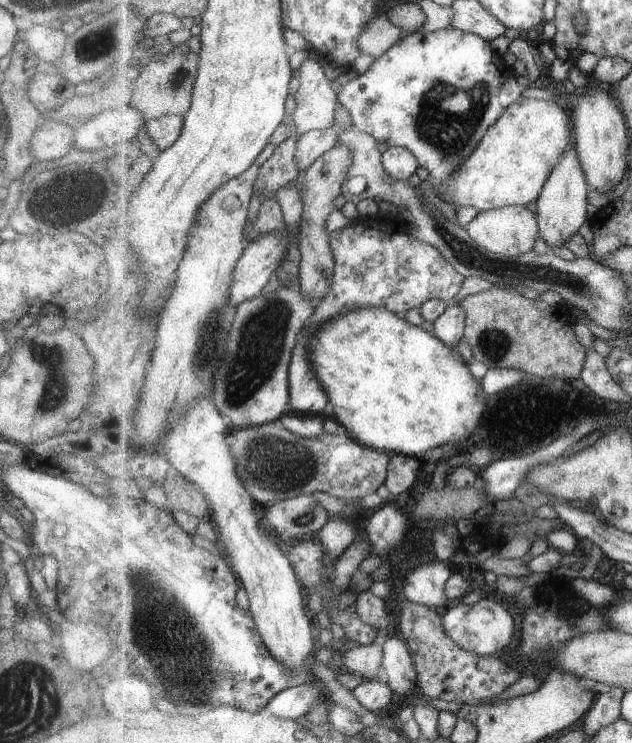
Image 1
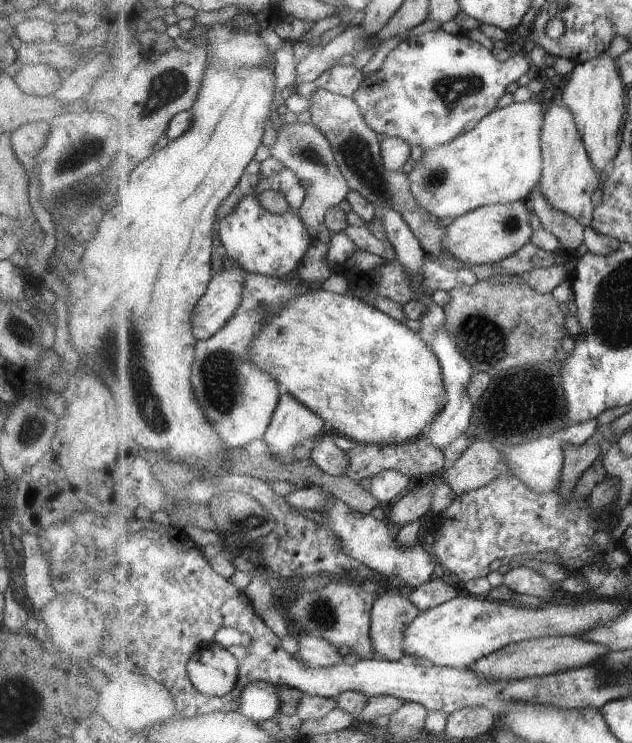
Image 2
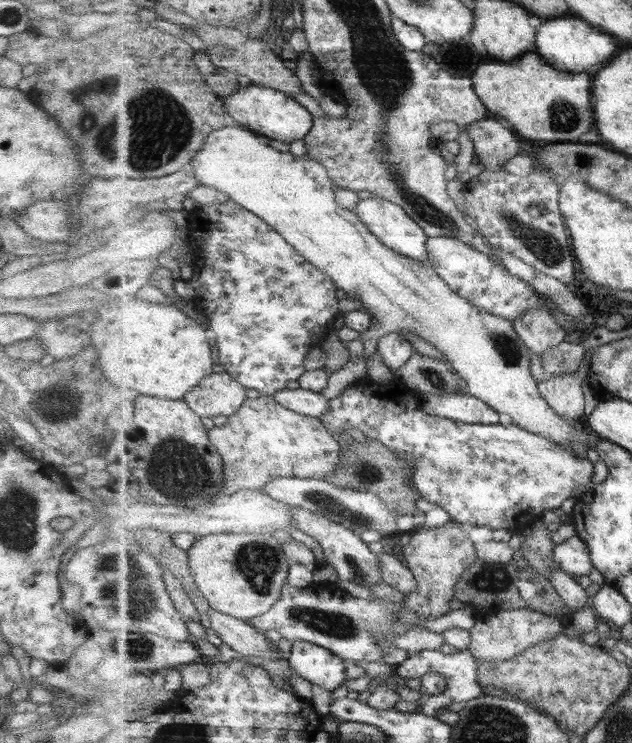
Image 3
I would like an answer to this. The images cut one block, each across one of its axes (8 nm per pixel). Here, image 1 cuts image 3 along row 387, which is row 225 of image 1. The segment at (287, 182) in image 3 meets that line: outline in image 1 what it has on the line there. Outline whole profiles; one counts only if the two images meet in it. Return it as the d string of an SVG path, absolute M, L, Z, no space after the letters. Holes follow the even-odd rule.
M510 205L501 209L479 211L465 228L479 247L507 257L517 257L532 252L540 236L536 212L533 206L527 205Z

